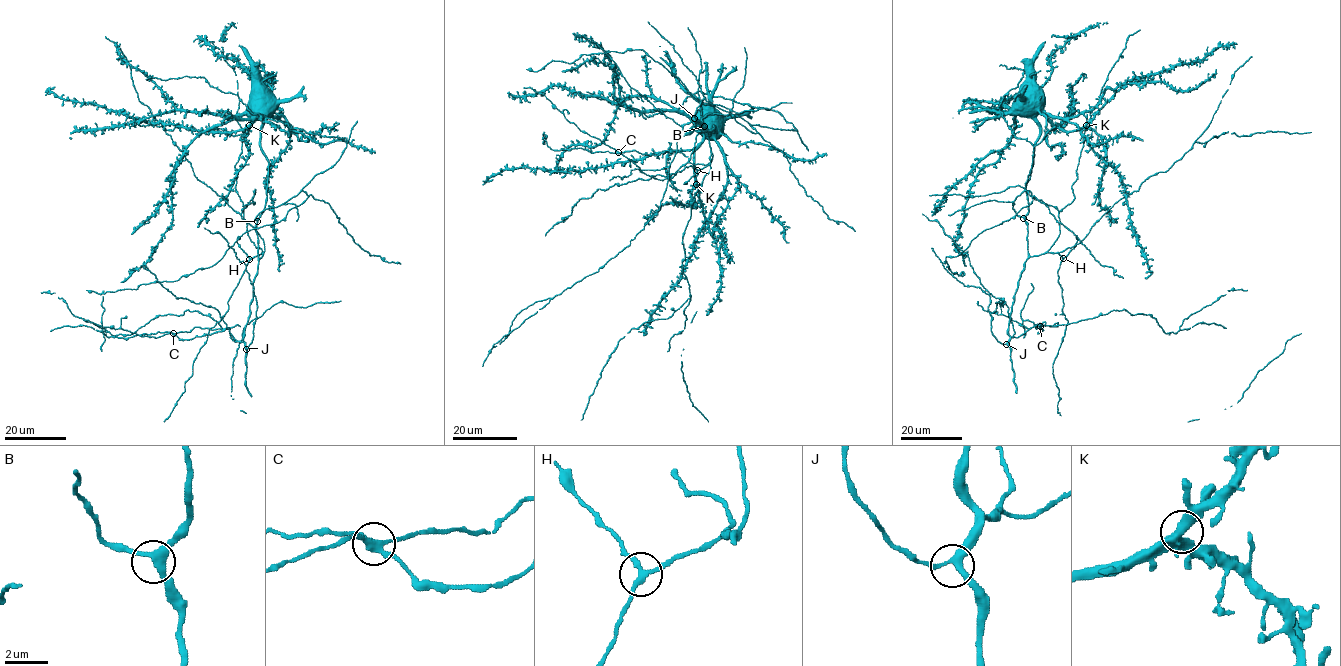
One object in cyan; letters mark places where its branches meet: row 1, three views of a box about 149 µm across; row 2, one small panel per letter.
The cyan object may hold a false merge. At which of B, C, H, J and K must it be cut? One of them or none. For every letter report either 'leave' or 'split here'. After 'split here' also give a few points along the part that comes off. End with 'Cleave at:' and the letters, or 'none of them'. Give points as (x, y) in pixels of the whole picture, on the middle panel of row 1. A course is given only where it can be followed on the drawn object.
B: leave
C: split here; course (618, 153), (591, 153), (581, 148), (551, 150), (543, 132), (544, 144), (545, 141)
H: leave
J: leave
K: leave
Cleave at: C

